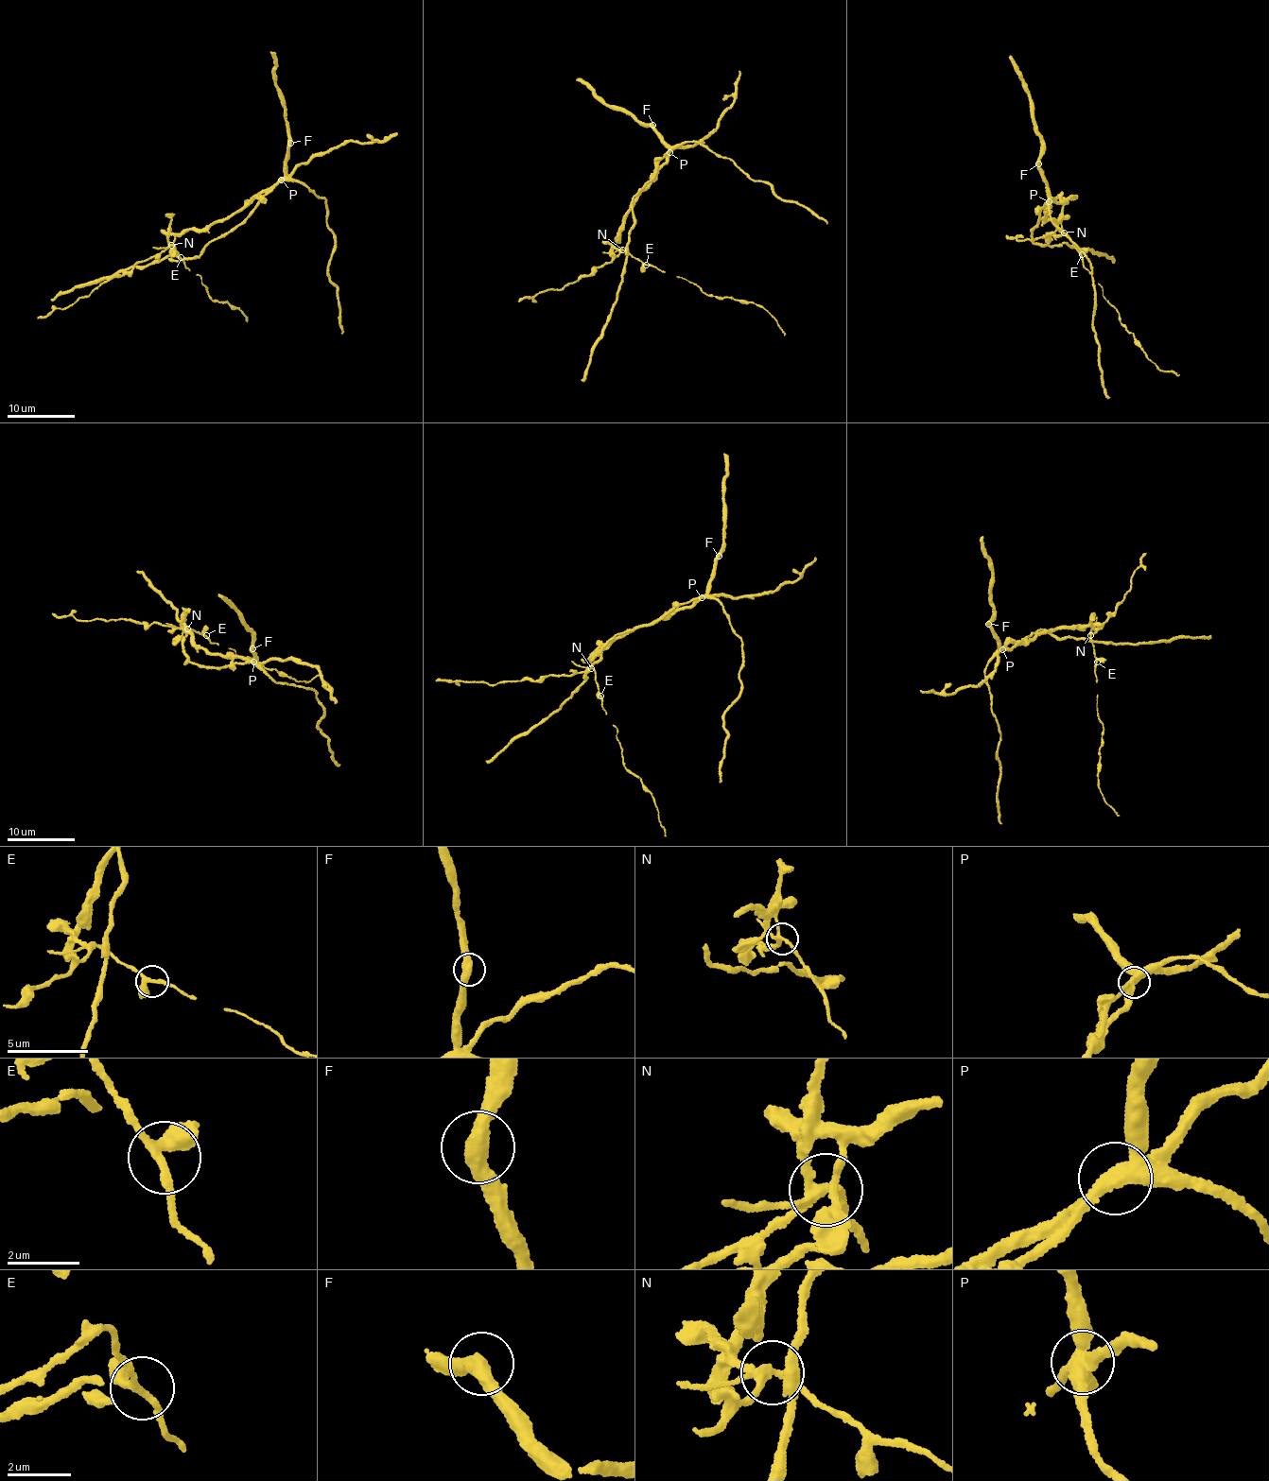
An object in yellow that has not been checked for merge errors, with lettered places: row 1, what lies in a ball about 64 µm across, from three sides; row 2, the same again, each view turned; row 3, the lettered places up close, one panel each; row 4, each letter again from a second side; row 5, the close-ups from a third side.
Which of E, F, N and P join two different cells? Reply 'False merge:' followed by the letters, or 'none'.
False merge: N, P

